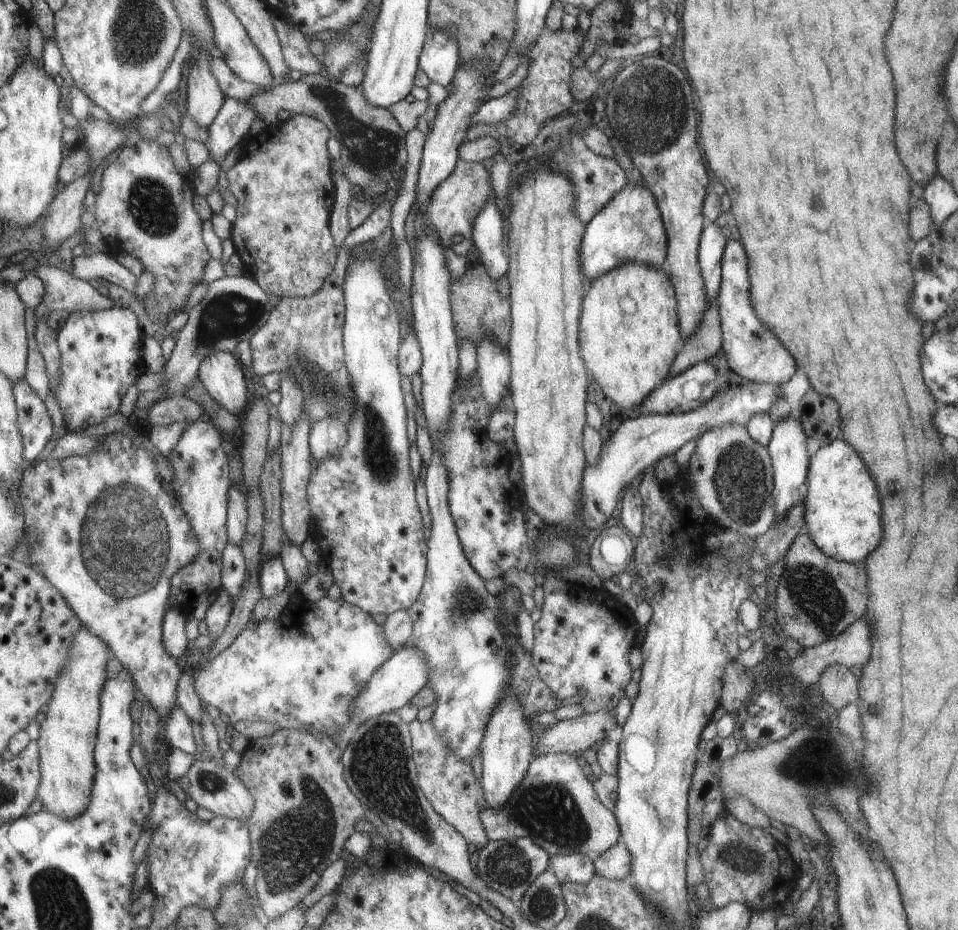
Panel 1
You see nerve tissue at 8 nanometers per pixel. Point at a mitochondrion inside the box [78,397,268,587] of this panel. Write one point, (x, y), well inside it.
(190, 465)

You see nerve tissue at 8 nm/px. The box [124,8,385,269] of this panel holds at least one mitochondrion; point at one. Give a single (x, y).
(152, 204)

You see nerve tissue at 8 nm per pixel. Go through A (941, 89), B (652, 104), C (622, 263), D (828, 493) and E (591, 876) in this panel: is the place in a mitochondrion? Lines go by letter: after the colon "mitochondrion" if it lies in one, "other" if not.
A: other
B: mitochondrion
C: other
D: other
E: other

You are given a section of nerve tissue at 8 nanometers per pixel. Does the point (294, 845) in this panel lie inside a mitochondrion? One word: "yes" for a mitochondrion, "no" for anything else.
yes

